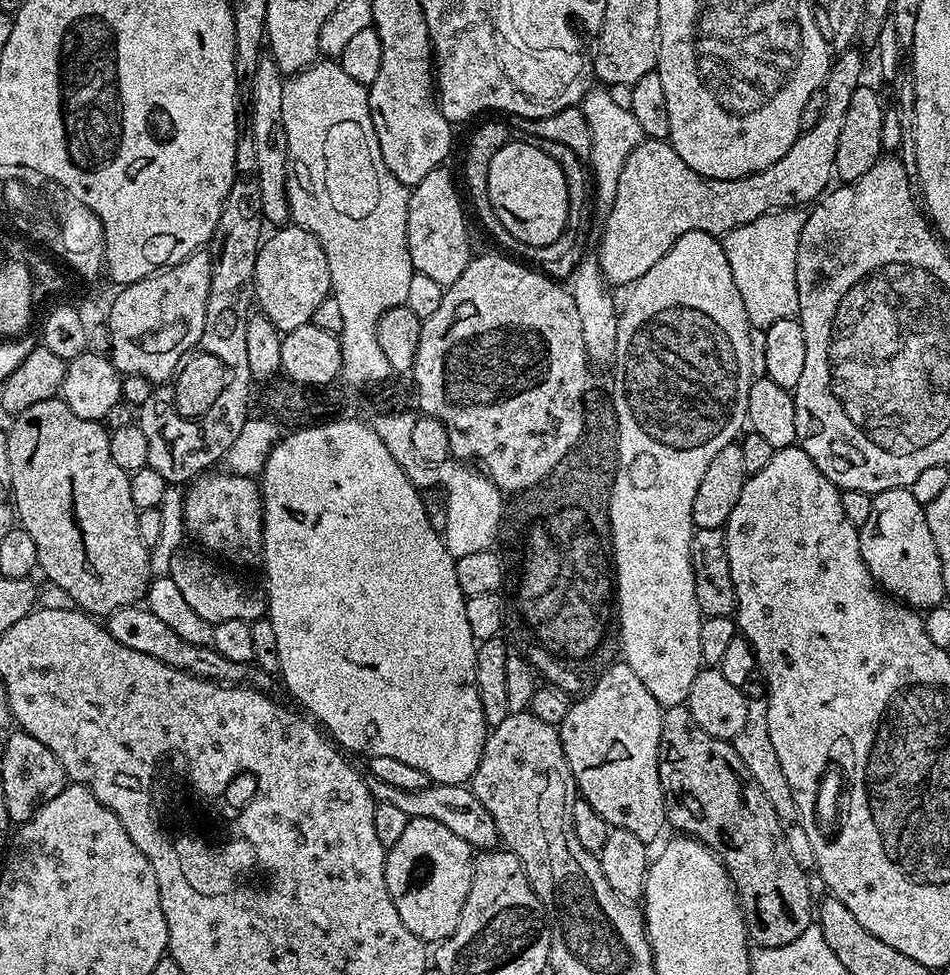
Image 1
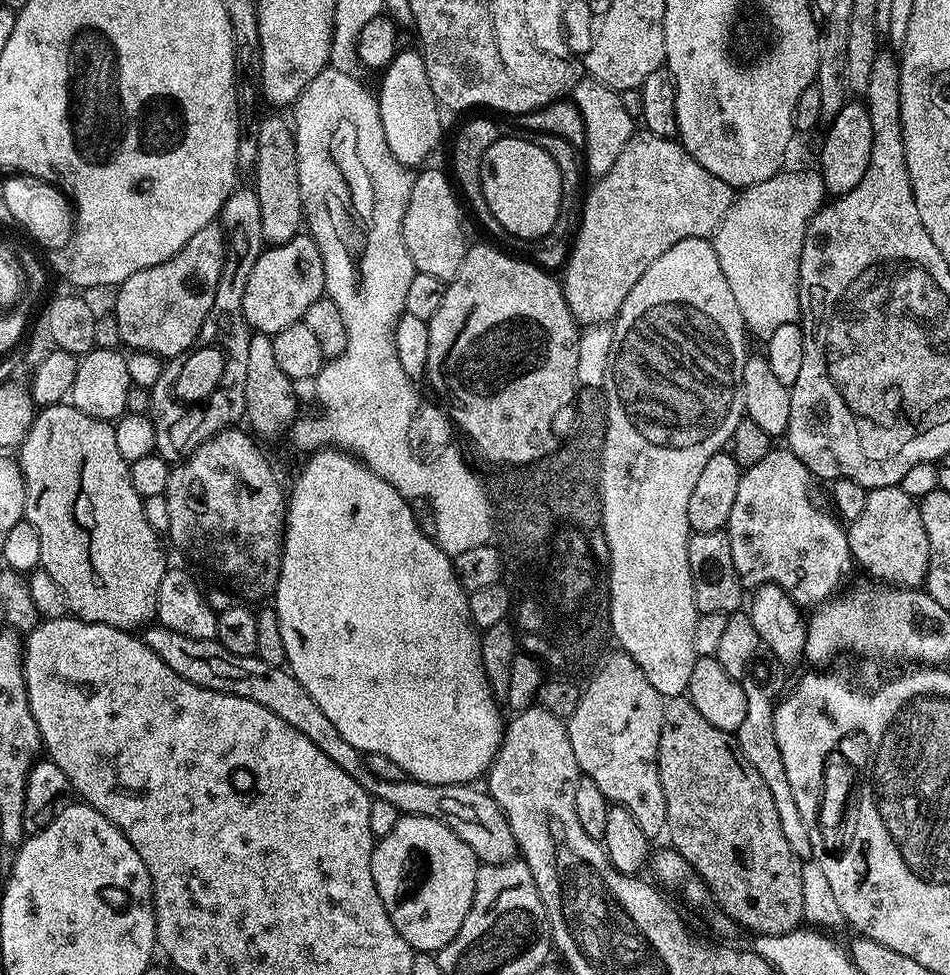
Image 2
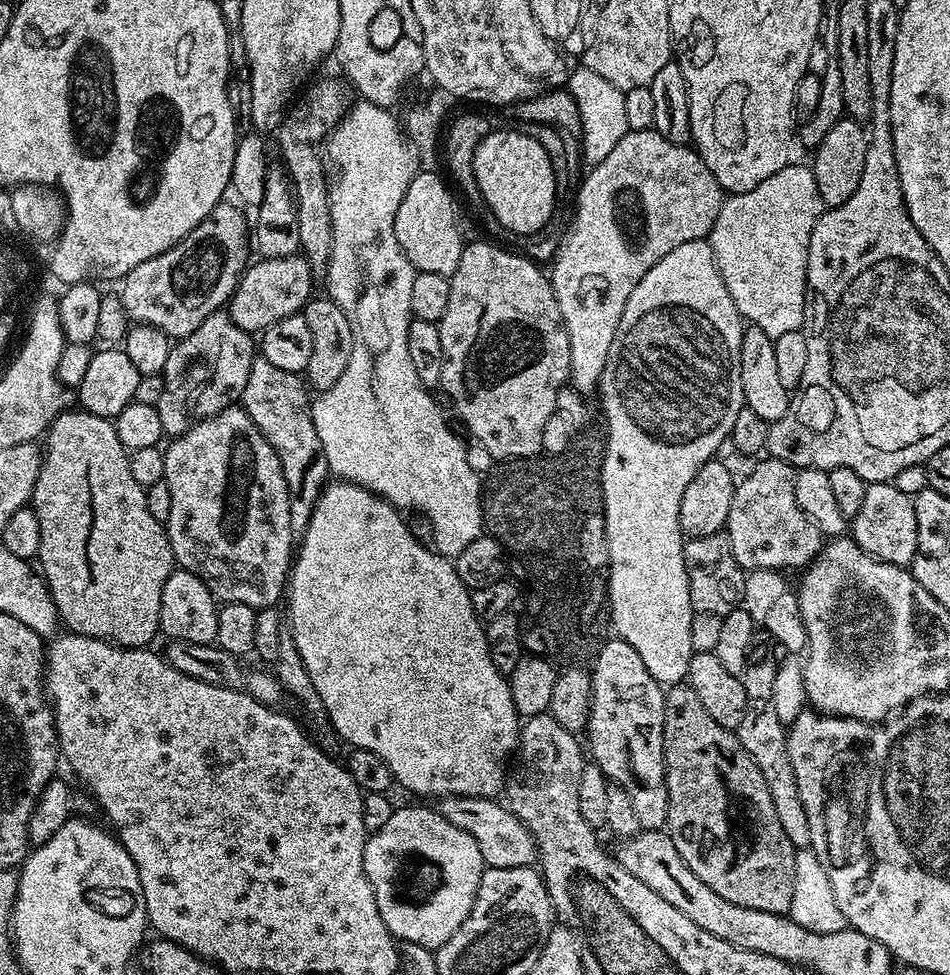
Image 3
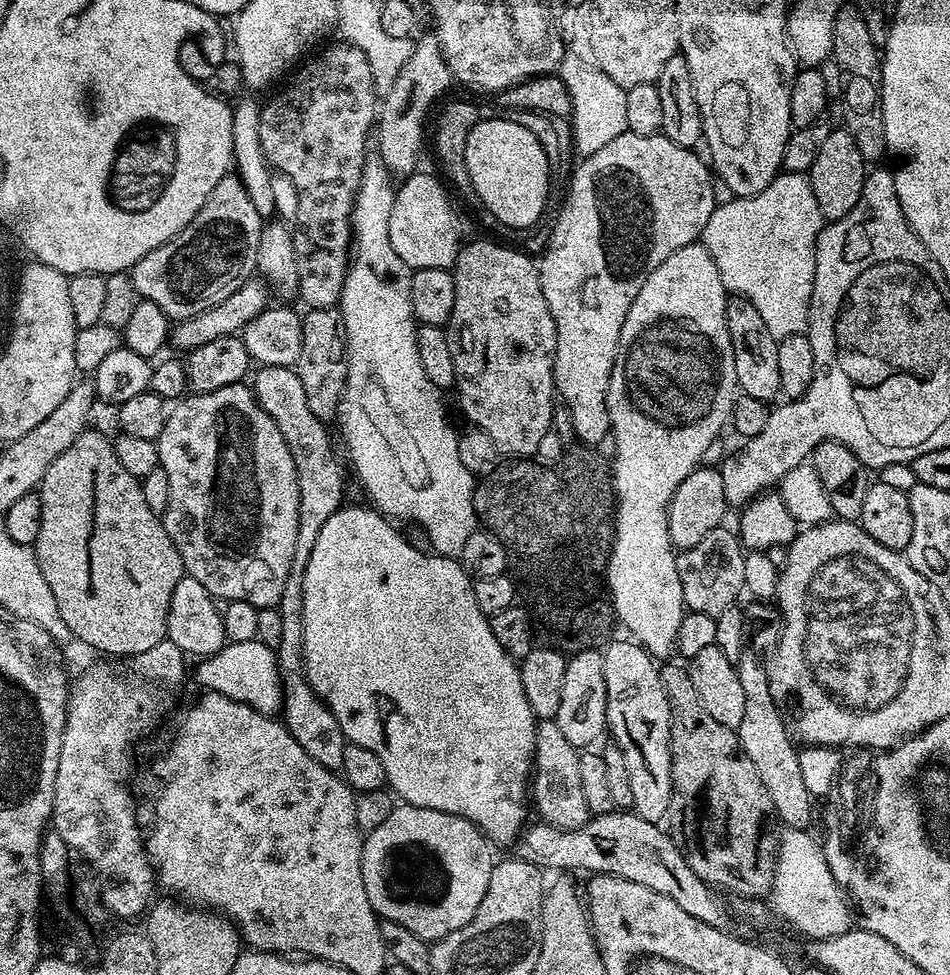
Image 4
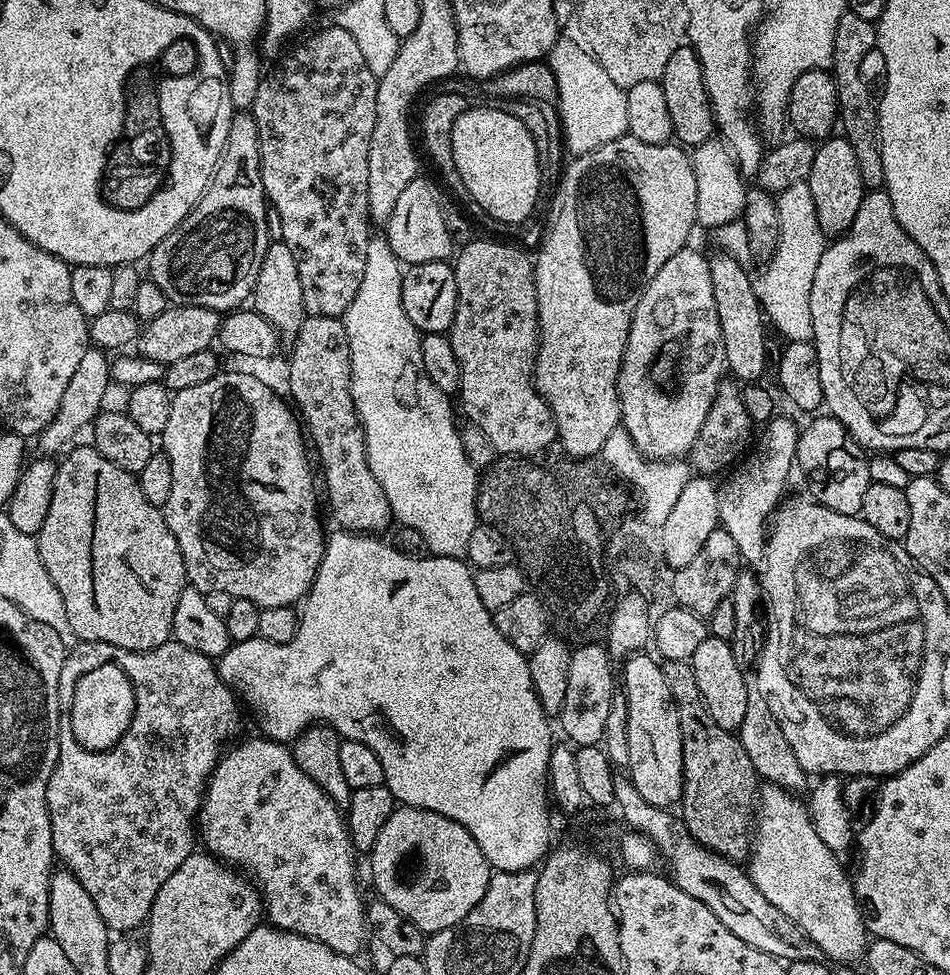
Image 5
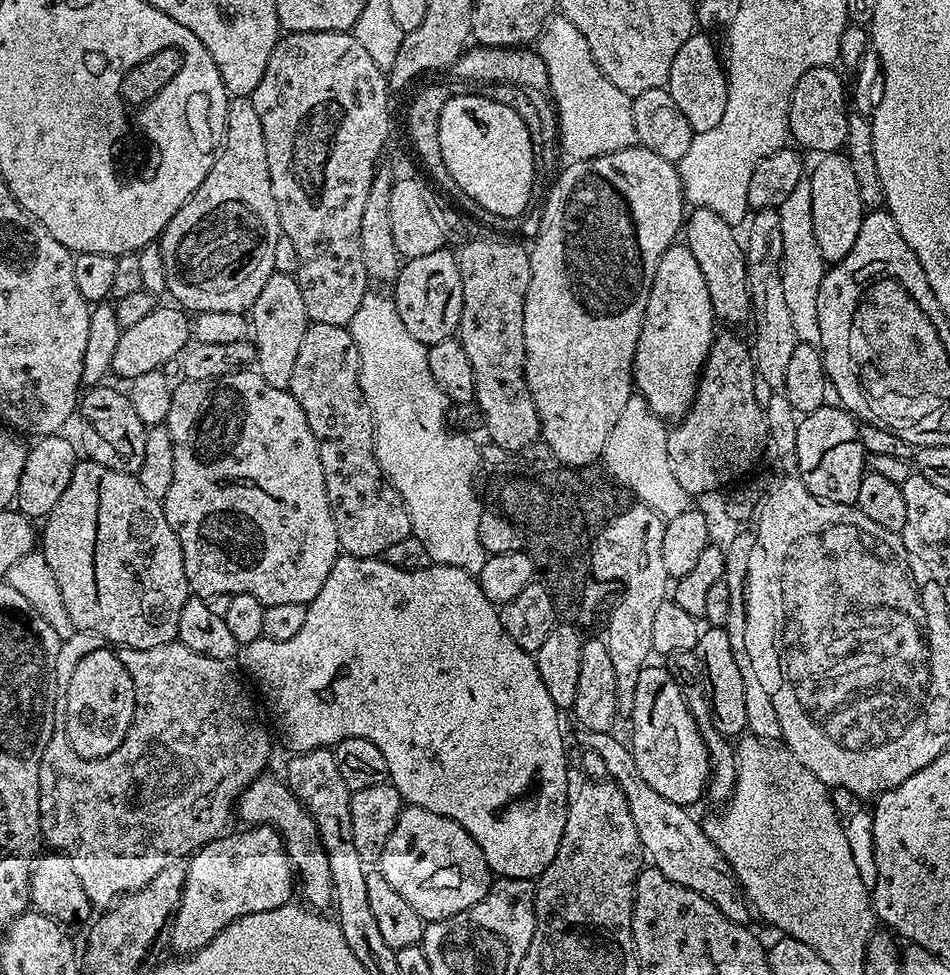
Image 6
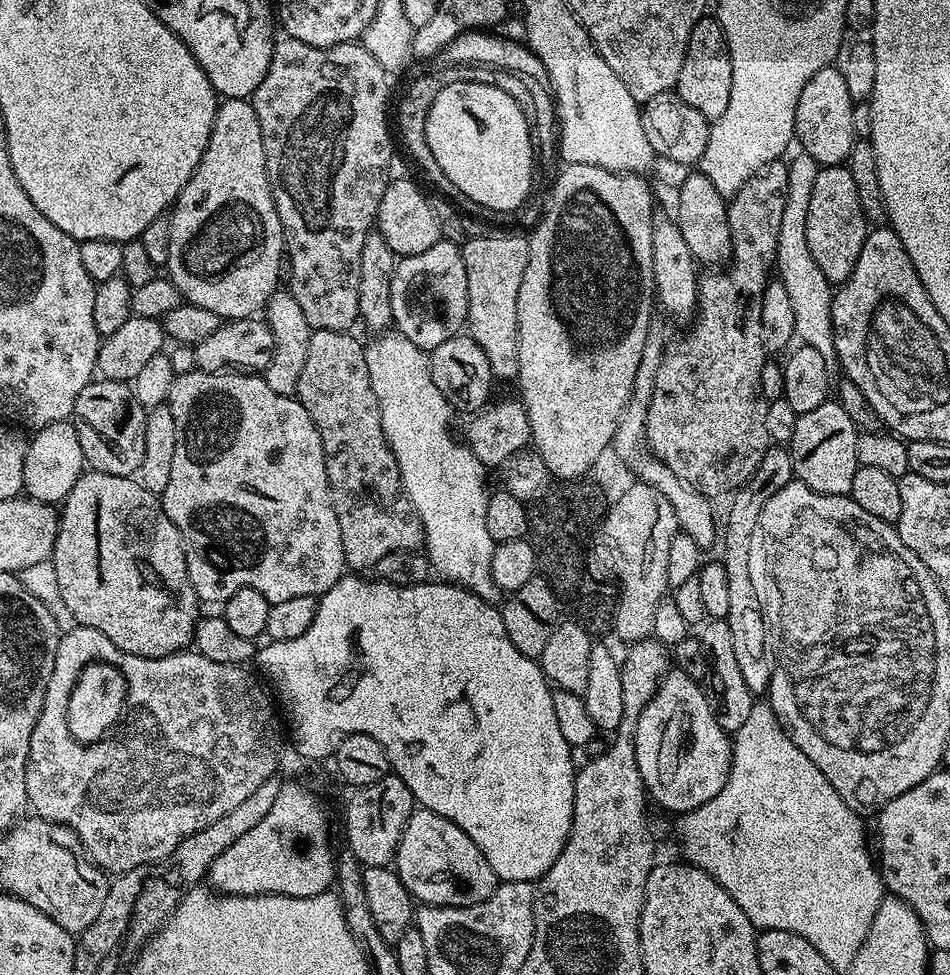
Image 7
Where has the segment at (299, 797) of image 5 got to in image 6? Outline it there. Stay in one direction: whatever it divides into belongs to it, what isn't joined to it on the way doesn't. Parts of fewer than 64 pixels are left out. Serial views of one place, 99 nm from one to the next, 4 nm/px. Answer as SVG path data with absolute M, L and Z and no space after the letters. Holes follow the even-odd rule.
M265 774L252 781L250 787L244 789L238 797L238 816L248 826L267 826L275 828L284 839L284 850L292 861L292 867L298 873L298 888L304 891L309 905L316 910L333 903L333 889L330 865L327 854L323 850L319 832L307 809L300 804L299 798L291 791L283 779L275 780L271 774Z

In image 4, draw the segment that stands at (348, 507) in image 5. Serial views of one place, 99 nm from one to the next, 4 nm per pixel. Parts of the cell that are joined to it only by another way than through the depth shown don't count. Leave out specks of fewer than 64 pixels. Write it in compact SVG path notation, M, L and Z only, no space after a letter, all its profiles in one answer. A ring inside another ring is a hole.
M339 307L311 309L302 316L302 354L298 354L298 362L294 370L302 382L302 390L306 390L306 406L310 406L310 414L319 420L332 422L337 419L340 410L340 399L348 381L348 345L343 333L344 319Z

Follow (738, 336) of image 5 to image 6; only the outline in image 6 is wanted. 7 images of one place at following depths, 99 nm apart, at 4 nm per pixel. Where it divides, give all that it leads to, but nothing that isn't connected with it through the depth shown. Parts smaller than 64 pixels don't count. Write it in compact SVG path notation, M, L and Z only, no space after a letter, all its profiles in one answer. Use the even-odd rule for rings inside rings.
M692 208L687 213L686 223L682 229L683 243L688 245L690 254L698 261L702 269L702 278L706 278L706 290L710 290L712 312L717 321L728 324L740 324L752 315L751 291L747 284L747 262L745 245L741 237L736 237L737 229L722 222L718 214L705 208Z

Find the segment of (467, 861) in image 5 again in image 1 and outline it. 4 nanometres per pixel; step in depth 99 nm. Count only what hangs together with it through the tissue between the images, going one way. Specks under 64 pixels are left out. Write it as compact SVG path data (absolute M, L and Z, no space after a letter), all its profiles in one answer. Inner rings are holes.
M434 818L409 819L399 841L387 849L384 865L386 886L390 890L390 898L394 898L394 910L398 910L398 918L402 918L402 926L406 926L410 934L425 942L443 942L454 934L462 906L466 902L466 894L470 894L473 859L474 850L462 838L458 838L454 830L442 826L442 822L434 822Z

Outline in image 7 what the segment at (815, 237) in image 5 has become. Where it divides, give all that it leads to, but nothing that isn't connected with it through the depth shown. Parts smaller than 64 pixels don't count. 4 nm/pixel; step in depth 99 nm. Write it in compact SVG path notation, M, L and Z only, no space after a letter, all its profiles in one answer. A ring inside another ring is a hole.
M797 154L793 160L787 161L788 166L788 193L786 194L786 210L782 210L782 226L778 241L778 279L785 284L786 293L790 298L790 304L794 312L795 335L800 344L810 346L832 362L836 360L836 347L834 346L834 334L832 333L832 297L833 285L829 284L826 274L818 270L818 262L810 258L810 245L806 242L806 213L810 211L810 194L814 194L814 178L818 178L821 165L814 158Z

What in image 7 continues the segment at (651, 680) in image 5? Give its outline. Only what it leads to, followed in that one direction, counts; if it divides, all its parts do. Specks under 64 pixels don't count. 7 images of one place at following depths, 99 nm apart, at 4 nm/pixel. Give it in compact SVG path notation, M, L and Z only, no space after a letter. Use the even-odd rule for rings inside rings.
M679 670L669 671L661 680L636 727L636 757L638 770L644 779L649 797L652 796L668 812L683 814L710 802L722 786L732 765L732 745L729 733L718 726L712 701L697 677Z

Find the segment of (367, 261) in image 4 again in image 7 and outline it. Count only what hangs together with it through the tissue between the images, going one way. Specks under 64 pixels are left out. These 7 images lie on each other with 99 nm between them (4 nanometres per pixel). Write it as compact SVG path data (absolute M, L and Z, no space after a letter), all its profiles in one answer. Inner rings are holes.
M380 334L375 337L376 340L366 348L366 366L370 370L370 386L374 386L374 394L380 403L380 413L382 414L382 430L388 439L388 445L392 447L394 458L398 462L398 470L400 477L404 483L404 492L410 498L410 502L414 506L414 510L418 514L418 518L424 527L424 543L426 555L431 561L431 571L439 577L441 581L449 584L456 584L459 588L465 588L471 592L477 593L481 598L489 602L496 602L501 599L502 593L500 587L494 582L492 571L490 570L490 558L496 549L496 541L490 538L490 533L486 531L486 501L484 501L484 493L489 487L481 487L481 483L486 479L486 467L474 456L468 448L467 443L460 442L456 444L456 440L452 437L452 432L448 429L448 412L450 413L450 405L448 399L442 394L442 390L438 390L438 386L434 386L434 378L430 374L430 366L428 365L429 353L425 349L414 346L414 342L410 342L410 338L399 334Z

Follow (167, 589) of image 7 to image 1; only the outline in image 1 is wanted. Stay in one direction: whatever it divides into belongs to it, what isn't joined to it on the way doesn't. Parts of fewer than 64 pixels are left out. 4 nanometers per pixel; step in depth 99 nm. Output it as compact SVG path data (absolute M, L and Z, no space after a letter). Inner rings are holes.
M53 398L46 402L34 402L26 410L15 413L12 428L7 429L8 433L8 479L7 483L12 484L12 496L16 499L14 512L18 517L19 527L34 538L34 546L38 549L38 568L42 573L48 575L48 580L52 584L57 584L66 595L69 596L71 603L77 609L83 610L93 617L106 618L114 610L122 606L140 604L148 595L148 585L153 579L152 557L150 549L138 538L138 510L134 506L134 498L130 498L129 473L122 470L122 466L114 463L114 457L110 455L110 442L108 441L109 429L99 420L87 420L78 418L70 406L62 398Z

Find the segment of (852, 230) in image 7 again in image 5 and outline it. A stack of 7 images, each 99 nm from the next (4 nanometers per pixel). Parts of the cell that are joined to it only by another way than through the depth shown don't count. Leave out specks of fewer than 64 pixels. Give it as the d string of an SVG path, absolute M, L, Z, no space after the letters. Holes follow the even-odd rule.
M840 134L823 141L816 149L814 166L806 183L810 186L810 194L814 194L814 210L818 210L818 226L822 226L825 237L840 236L850 226L850 222L854 222L854 214L858 214L858 206L862 206L866 195L862 174L858 174L858 158L854 158L854 146L850 146L850 142Z

